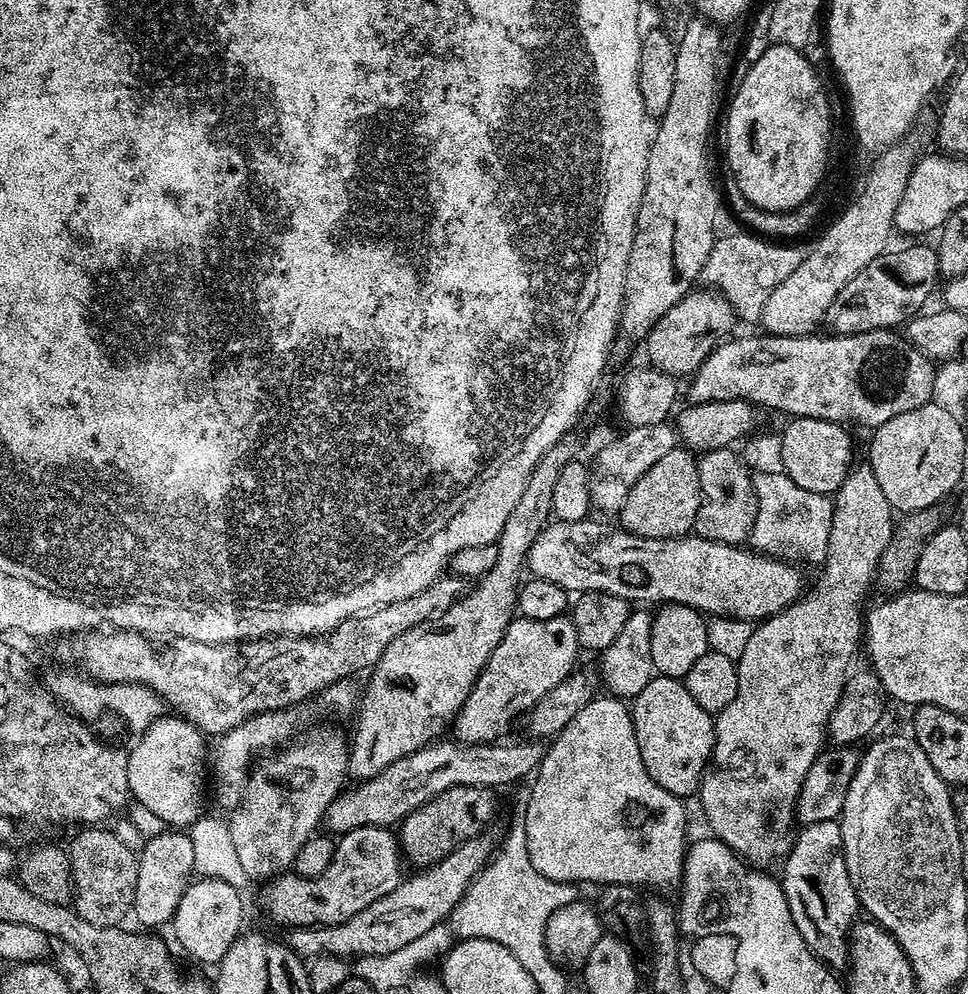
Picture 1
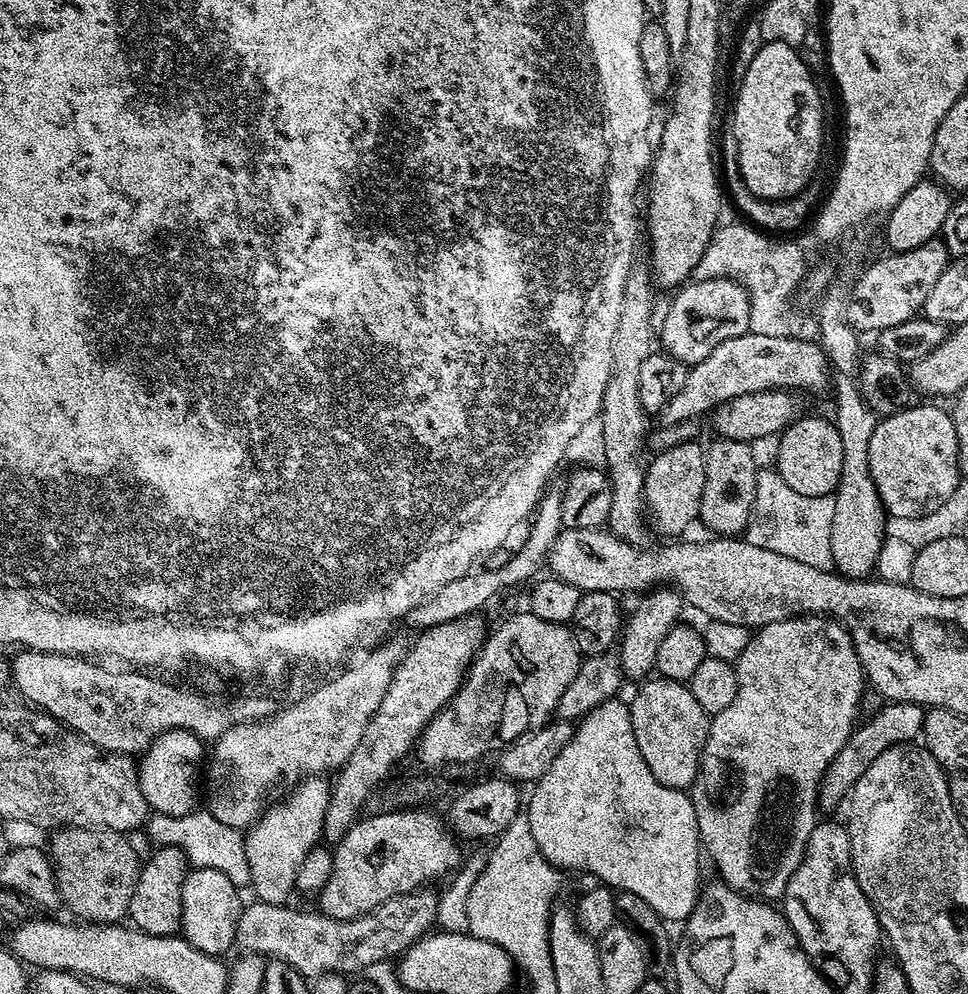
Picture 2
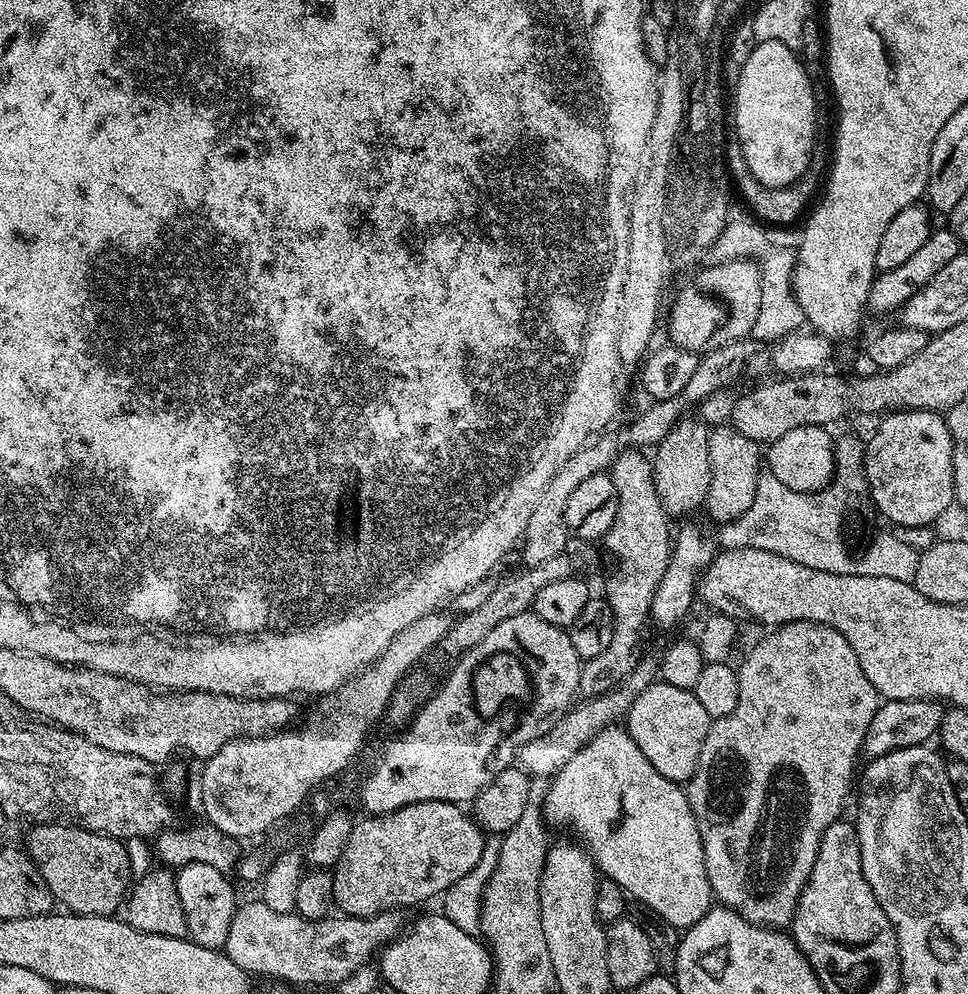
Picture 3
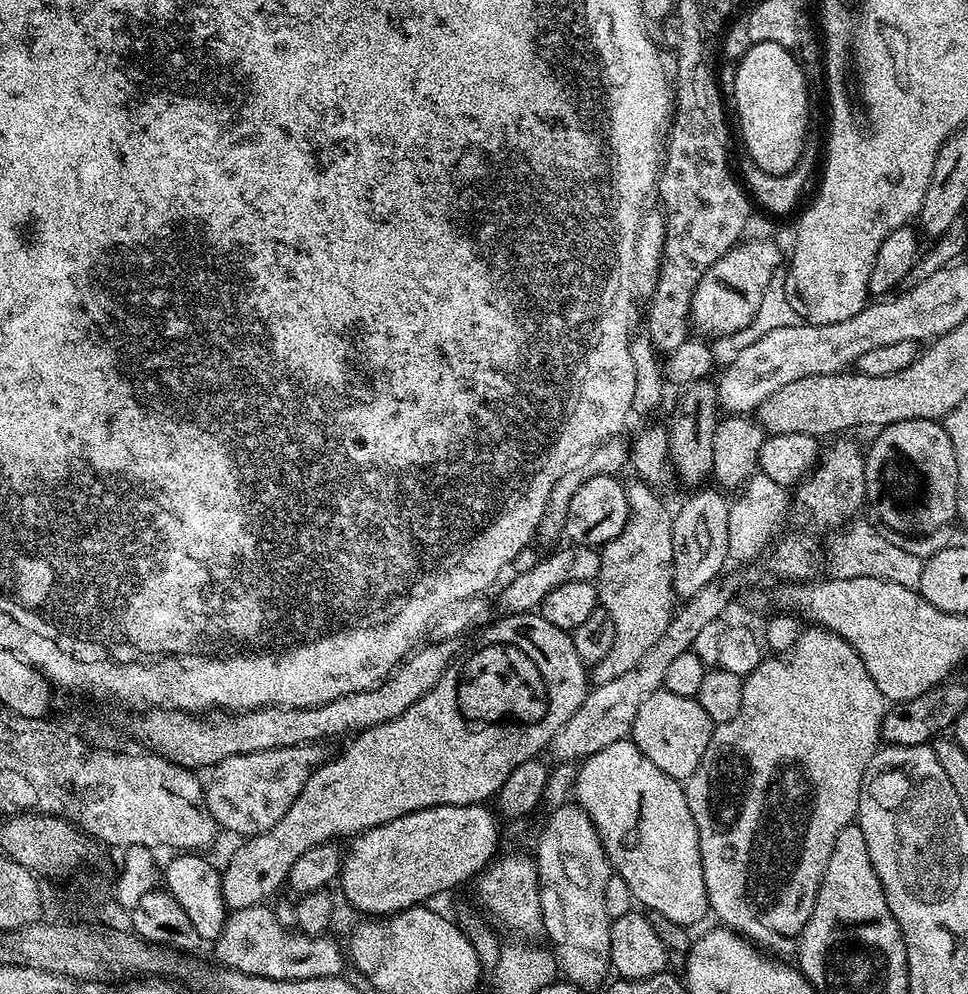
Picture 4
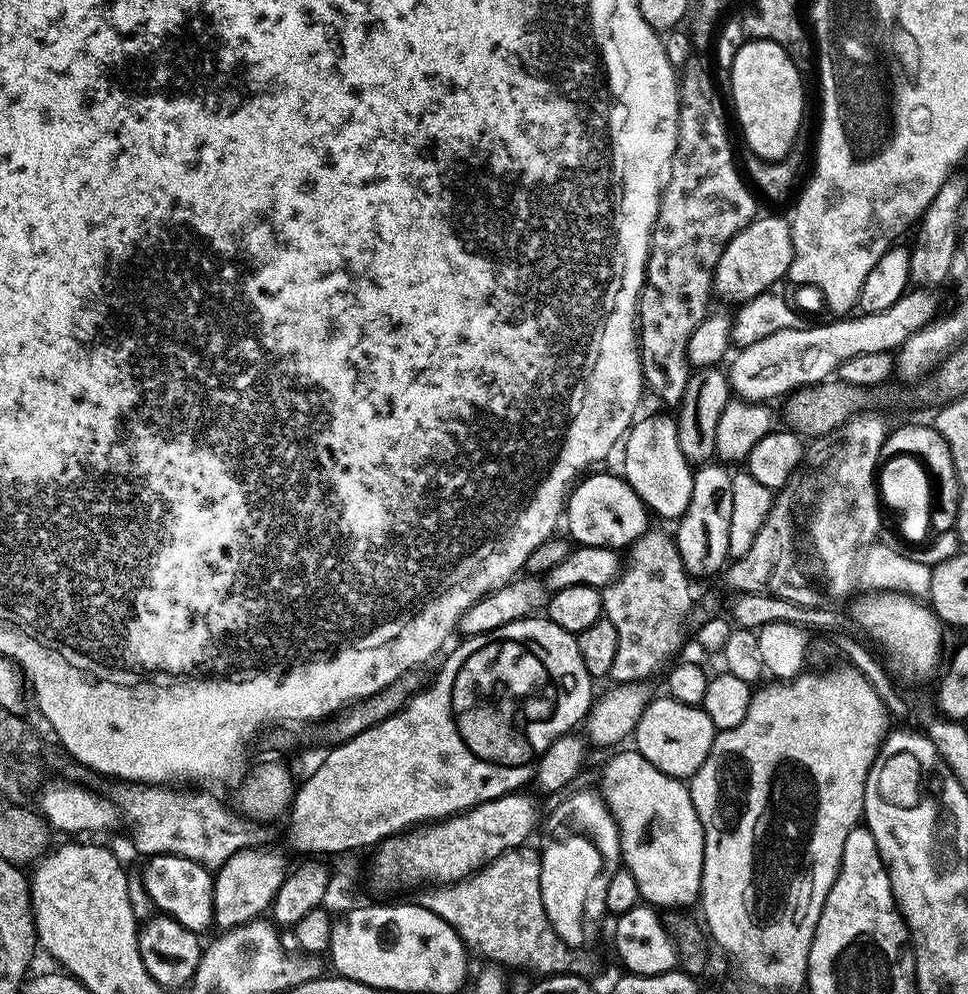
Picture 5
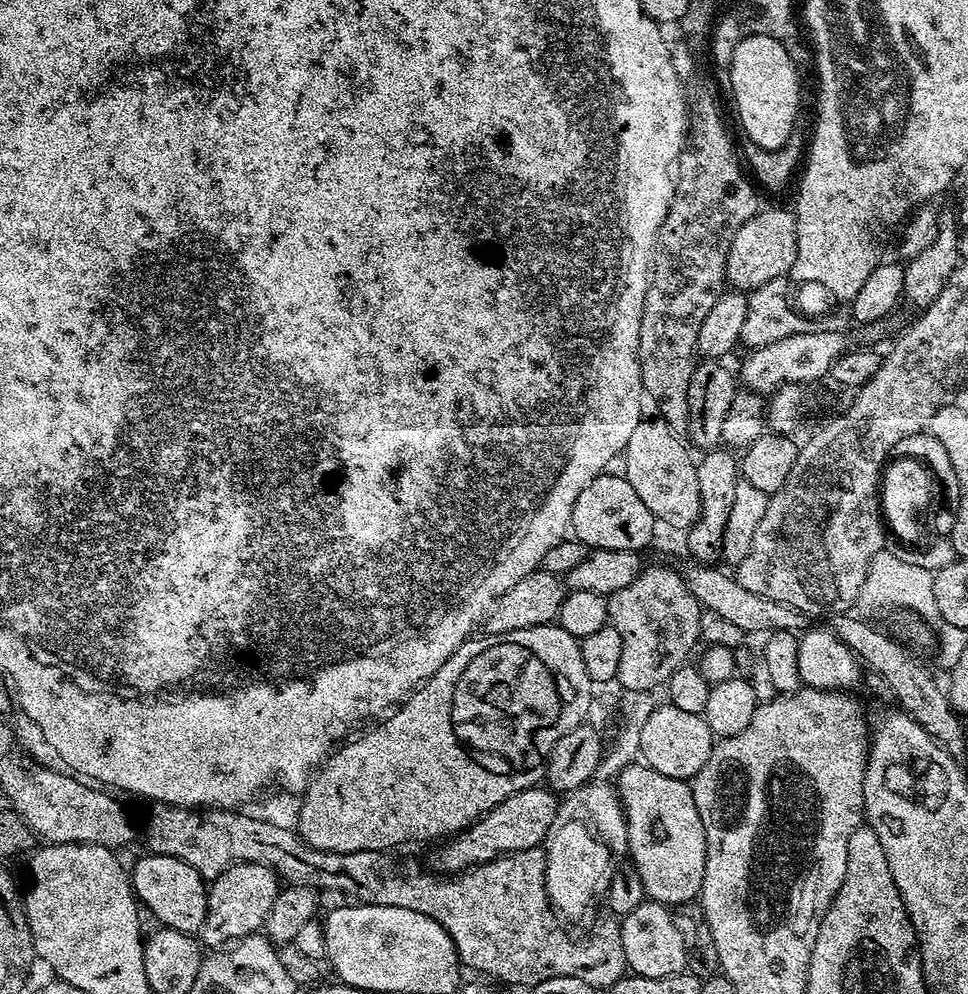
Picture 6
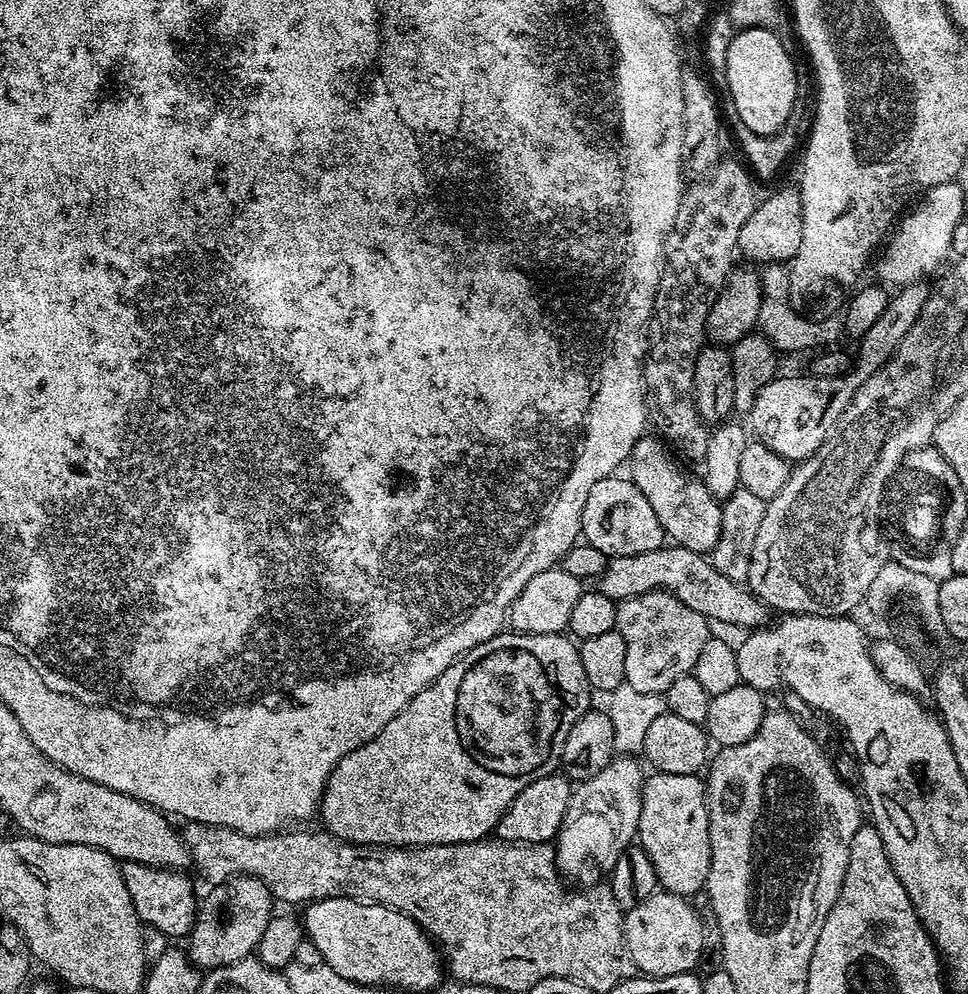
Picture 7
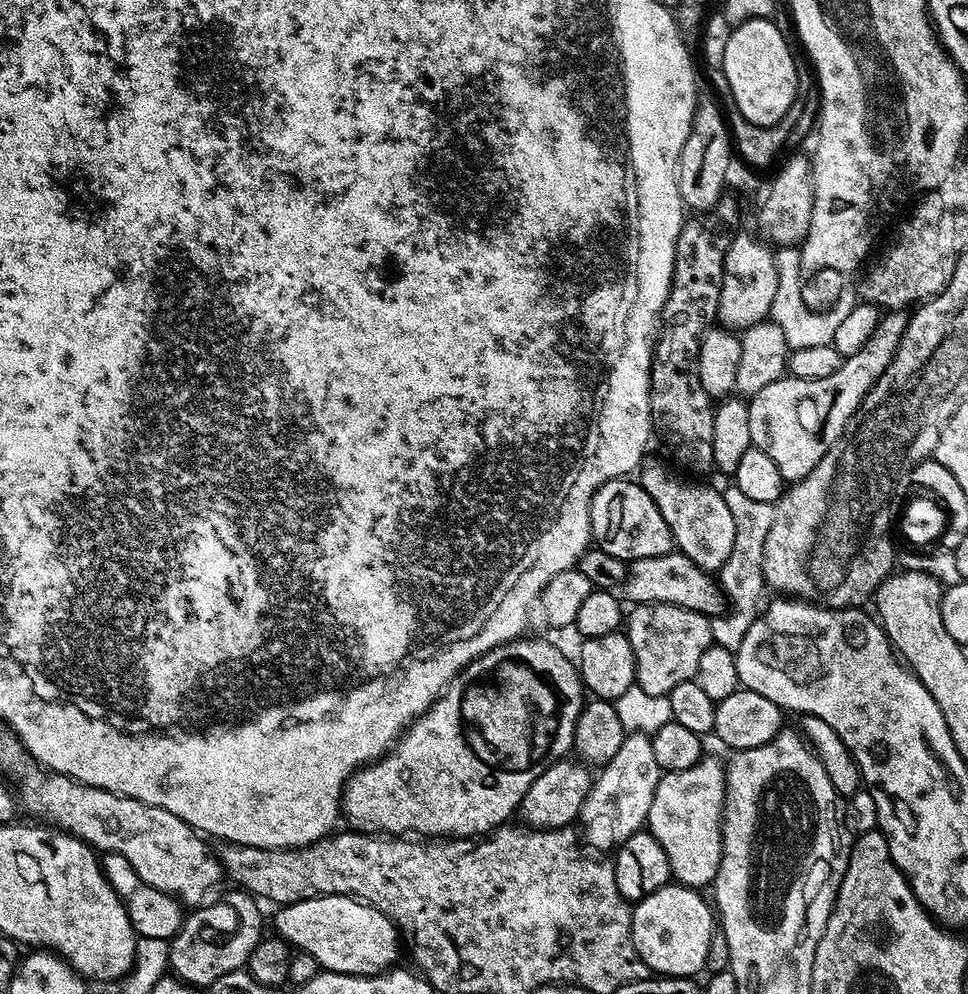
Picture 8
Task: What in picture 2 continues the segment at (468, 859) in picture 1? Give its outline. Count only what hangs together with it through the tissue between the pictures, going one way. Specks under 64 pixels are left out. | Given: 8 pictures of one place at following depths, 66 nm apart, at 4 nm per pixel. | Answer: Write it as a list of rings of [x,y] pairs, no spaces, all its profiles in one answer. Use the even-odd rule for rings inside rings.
[[[417,890],[382,902],[364,916],[339,920],[319,910],[299,912],[293,906],[251,901],[241,909],[235,945],[251,955],[284,961],[305,978],[327,972],[349,974],[372,964],[392,962],[421,936],[427,935],[436,920],[436,896],[432,890]]]

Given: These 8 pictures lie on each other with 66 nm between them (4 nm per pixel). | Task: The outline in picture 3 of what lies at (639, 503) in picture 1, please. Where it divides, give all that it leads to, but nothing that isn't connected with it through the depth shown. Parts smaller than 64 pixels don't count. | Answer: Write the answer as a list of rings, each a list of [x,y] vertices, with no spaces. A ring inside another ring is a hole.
[[[688,414],[672,427],[670,434],[666,434],[655,449],[652,460],[654,486],[669,517],[684,516],[705,503],[711,480],[710,452],[707,450],[709,431],[701,419]]]

